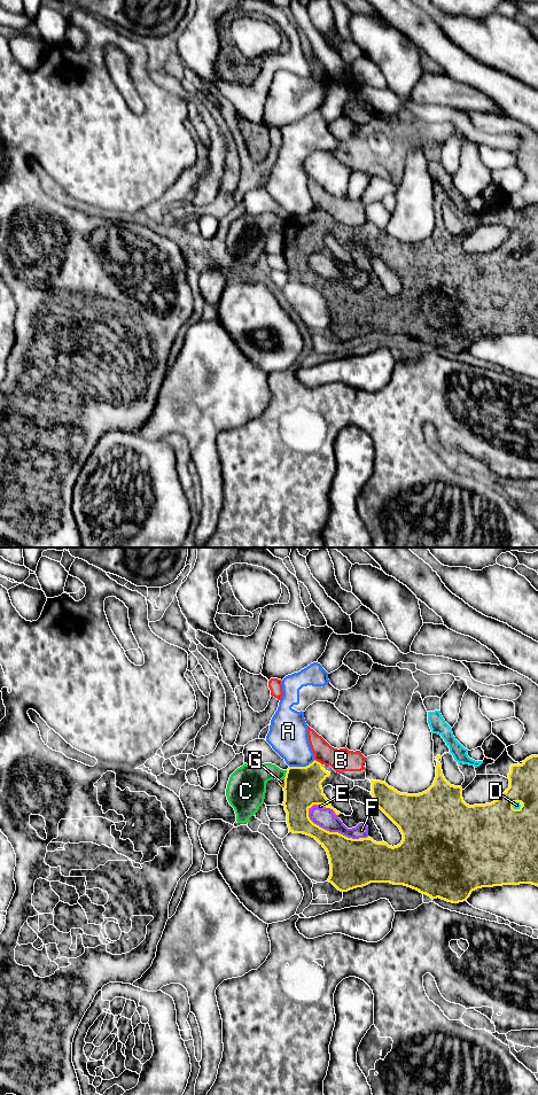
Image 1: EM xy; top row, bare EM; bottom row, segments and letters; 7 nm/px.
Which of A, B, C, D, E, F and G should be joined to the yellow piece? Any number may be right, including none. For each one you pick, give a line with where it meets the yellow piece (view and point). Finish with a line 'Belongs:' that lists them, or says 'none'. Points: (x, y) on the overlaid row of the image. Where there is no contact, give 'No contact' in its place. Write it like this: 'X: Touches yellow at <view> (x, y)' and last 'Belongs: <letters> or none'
Belongs: none

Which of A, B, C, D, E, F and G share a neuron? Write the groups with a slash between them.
A / B C D E F G

